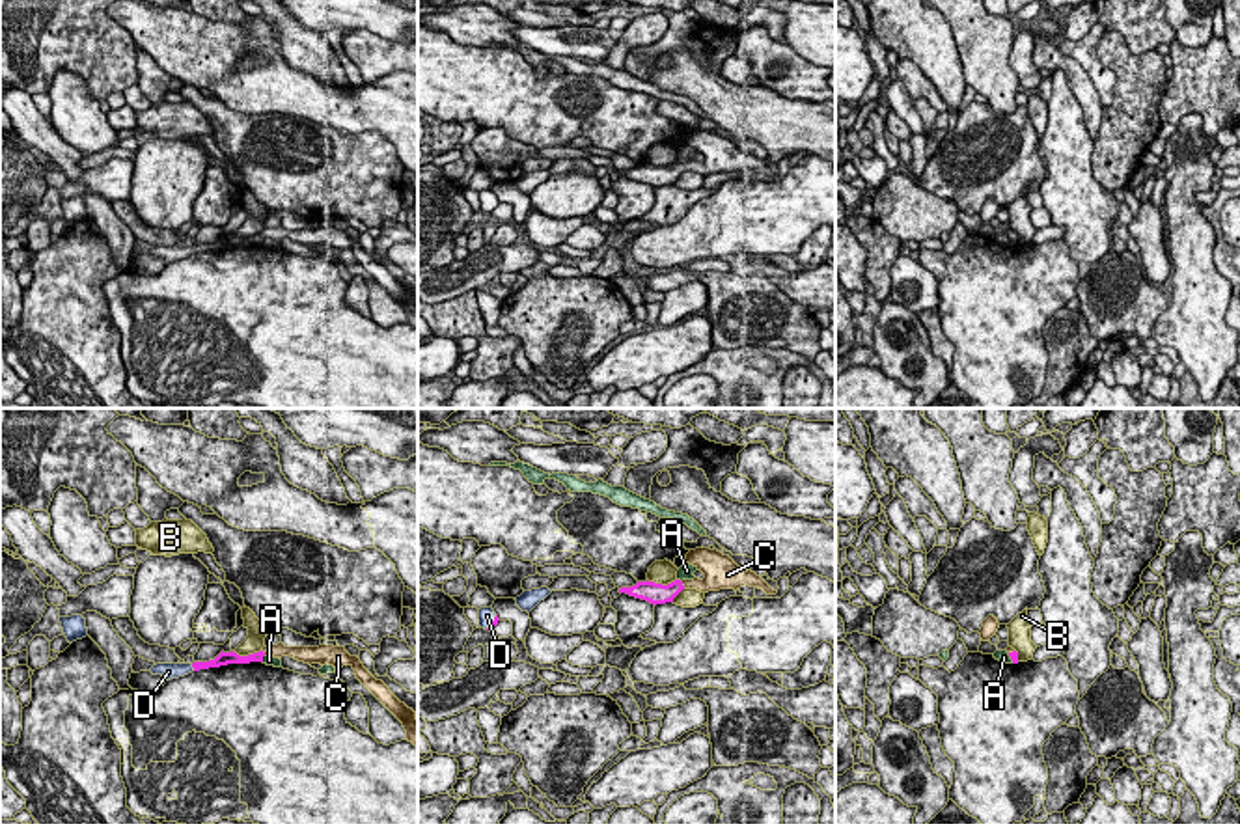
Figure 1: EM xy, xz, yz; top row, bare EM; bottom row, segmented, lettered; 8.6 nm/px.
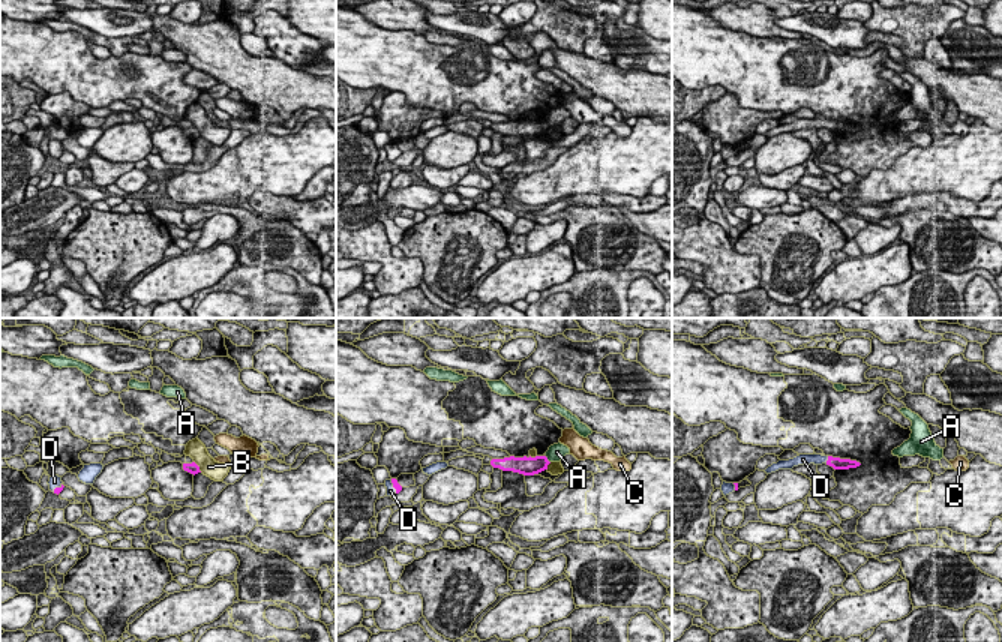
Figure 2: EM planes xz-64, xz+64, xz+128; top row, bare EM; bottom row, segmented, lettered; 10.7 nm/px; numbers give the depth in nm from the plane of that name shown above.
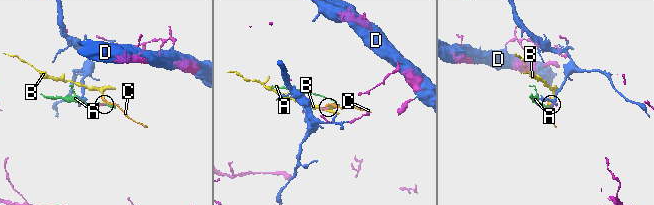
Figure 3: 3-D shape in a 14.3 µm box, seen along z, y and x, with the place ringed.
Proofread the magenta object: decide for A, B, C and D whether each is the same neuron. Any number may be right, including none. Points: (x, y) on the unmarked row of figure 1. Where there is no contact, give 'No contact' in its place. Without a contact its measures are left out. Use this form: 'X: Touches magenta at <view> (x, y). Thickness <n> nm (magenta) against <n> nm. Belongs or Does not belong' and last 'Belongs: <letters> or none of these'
A: Touches magenta at xz (679, 163). Thickness 190 nm (magenta) against 130 nm. Does not belong
B: Touches magenta at xy (248, 237). Thickness 120 nm (magenta) against 170 nm. Does not belong
C: Touches magenta at xz (683, 168). Thickness 190 nm (magenta) against 160 nm. Belongs
D: Touches magenta at xy (192, 248). Thickness 100 nm (magenta) against 140 nm. Belongs
Belongs: C, D

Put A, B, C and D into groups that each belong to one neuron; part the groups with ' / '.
A / B / C D

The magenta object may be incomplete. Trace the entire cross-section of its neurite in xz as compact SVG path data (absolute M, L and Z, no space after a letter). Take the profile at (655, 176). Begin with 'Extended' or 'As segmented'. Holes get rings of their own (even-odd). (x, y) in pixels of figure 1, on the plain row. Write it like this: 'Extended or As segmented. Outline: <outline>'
Extended. Outline: M696 130L686 136L686 145L694 147L697 153L705 157L703 162L675 162L668 168L654 164L638 164L632 170L621 170L619 175L627 175L630 179L647 183L651 186L666 186L673 185L673 181L682 172L697 172L701 175L720 173L720 172L740 172L744 168L759 170L766 177L776 177L761 158L748 151L740 151L729 138L723 138L718 132L710 130Z

